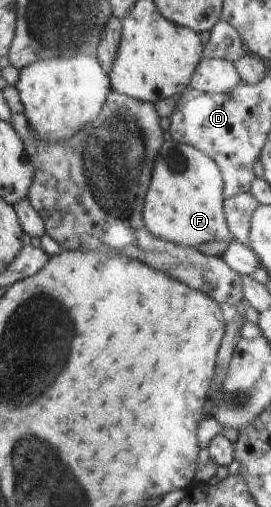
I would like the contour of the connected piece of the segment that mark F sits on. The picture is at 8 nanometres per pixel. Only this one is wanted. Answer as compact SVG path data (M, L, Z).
M168 140L154 159L153 172L143 202L142 220L158 238L178 246L196 248L212 241L233 241L224 214L224 181L217 164L196 147Z

